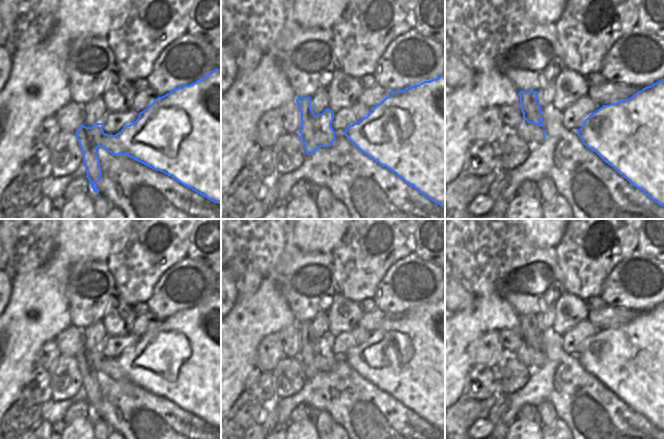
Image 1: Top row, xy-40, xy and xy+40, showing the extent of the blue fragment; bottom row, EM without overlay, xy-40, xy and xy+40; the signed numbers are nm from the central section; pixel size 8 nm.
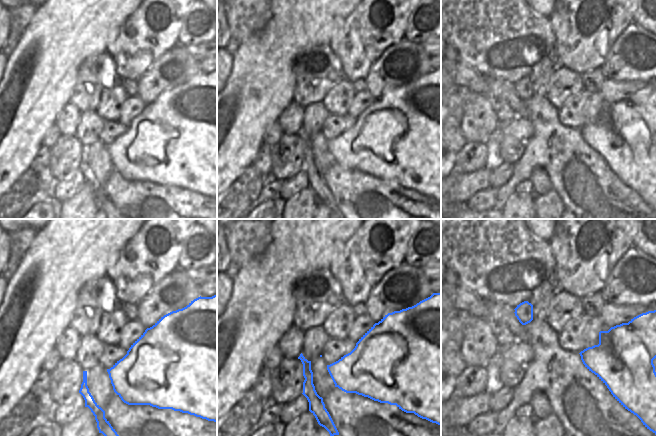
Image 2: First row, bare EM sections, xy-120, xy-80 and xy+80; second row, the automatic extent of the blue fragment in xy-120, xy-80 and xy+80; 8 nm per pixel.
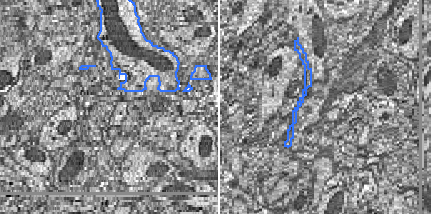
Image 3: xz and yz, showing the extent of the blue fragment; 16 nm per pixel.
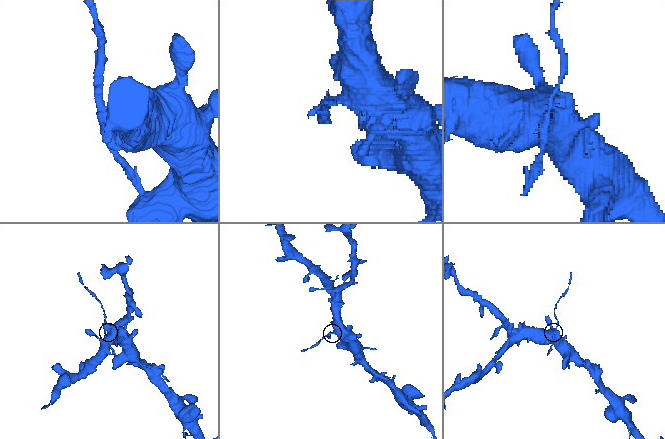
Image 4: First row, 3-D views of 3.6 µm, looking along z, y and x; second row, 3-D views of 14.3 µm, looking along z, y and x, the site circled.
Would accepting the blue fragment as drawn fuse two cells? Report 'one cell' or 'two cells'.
two cells

